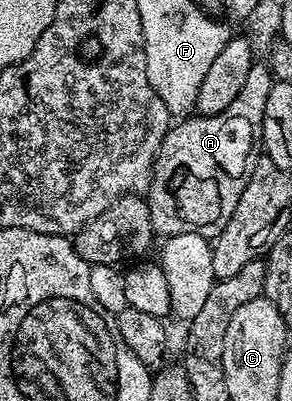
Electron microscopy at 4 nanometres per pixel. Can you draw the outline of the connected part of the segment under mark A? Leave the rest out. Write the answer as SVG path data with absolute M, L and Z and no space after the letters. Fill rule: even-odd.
M254 62L251 70L247 70L243 90L239 90L235 102L231 102L225 112L218 116L193 114L170 127L153 163L153 177L147 193L151 226L158 237L168 238L184 232L216 234L227 226L235 202L239 202L239 194L243 194L243 186L247 186L253 165L259 159L263 110L267 110L267 94L271 94L274 83L268 63Z

